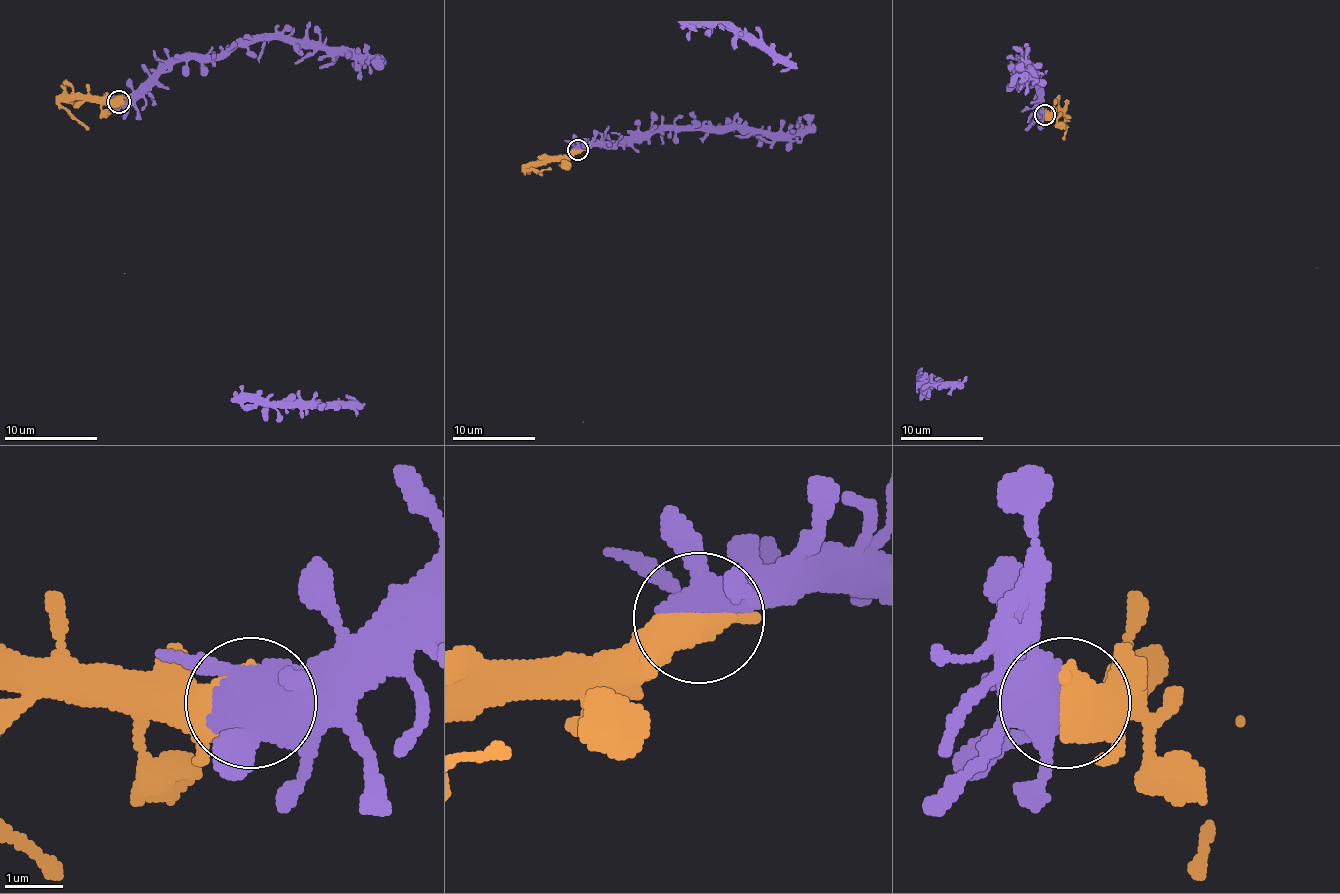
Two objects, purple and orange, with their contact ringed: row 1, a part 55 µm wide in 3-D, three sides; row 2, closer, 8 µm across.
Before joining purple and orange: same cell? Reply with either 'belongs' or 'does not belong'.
belongs

